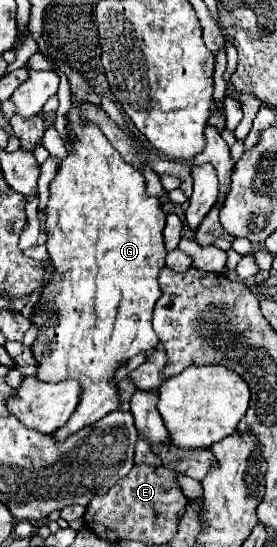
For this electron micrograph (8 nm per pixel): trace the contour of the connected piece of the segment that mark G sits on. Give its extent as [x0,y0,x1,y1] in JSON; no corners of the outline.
[30,64,166,442]

